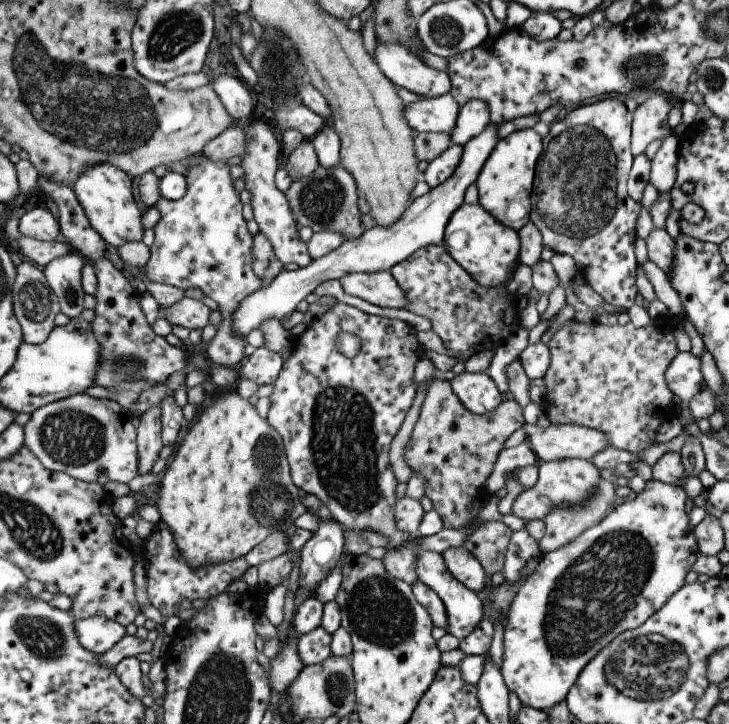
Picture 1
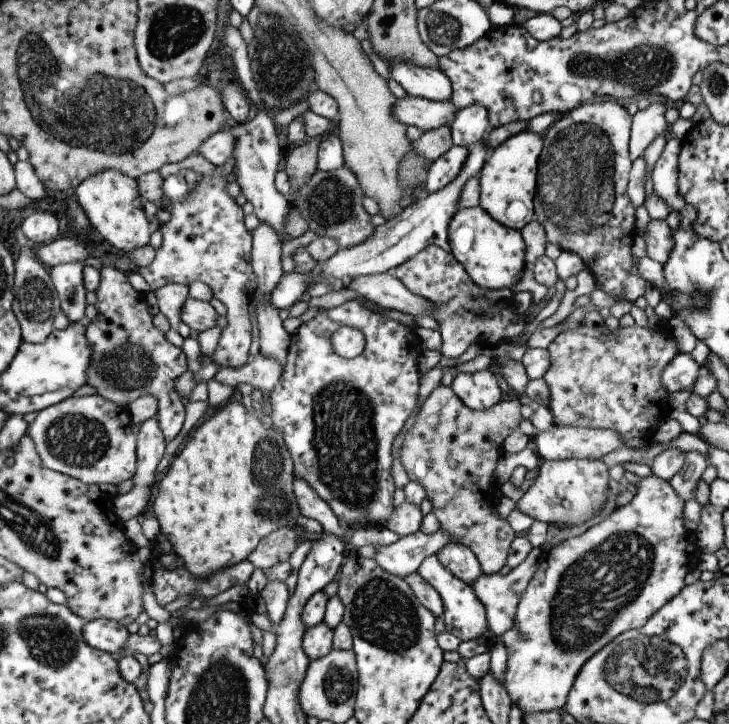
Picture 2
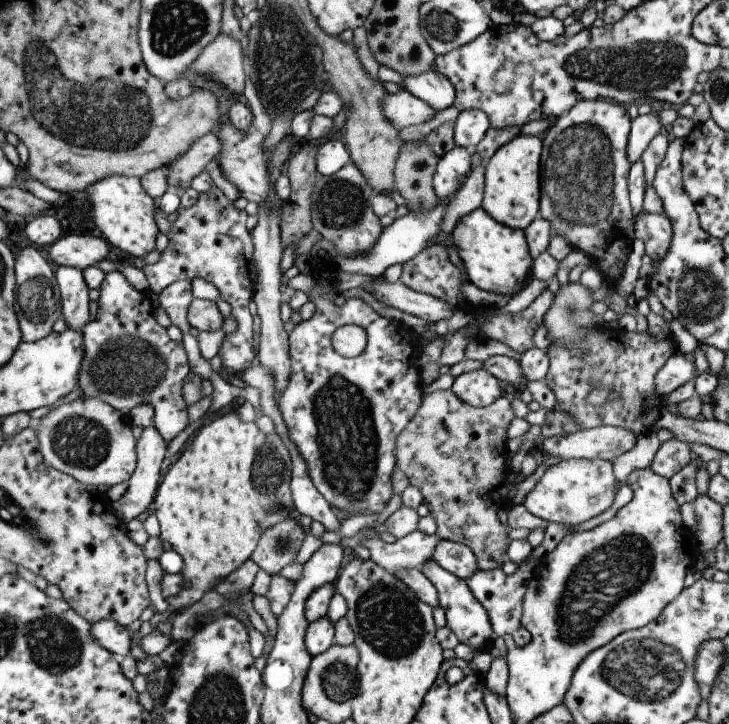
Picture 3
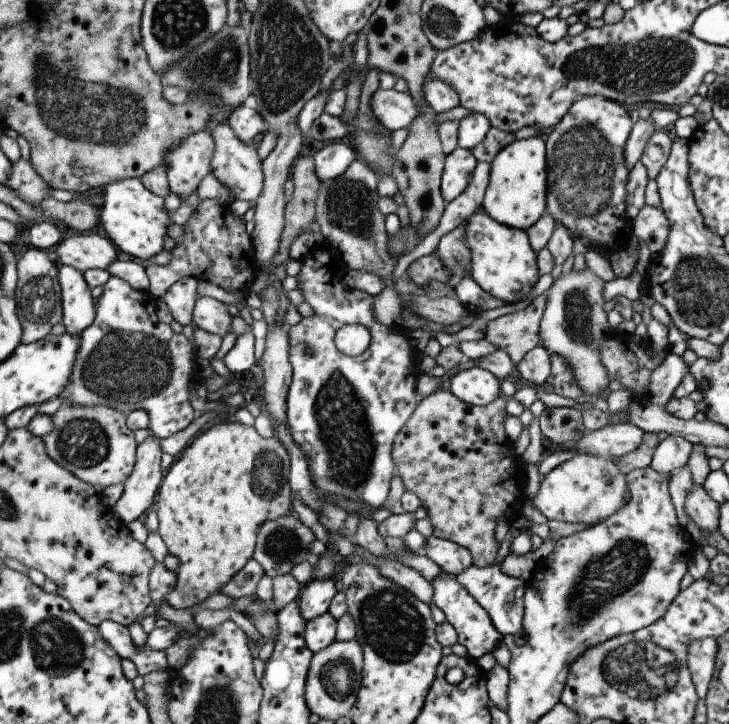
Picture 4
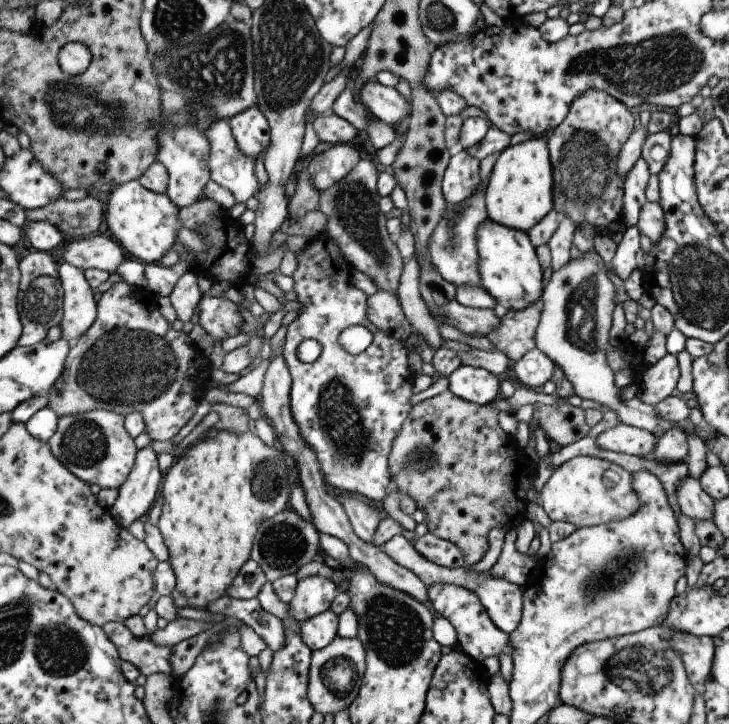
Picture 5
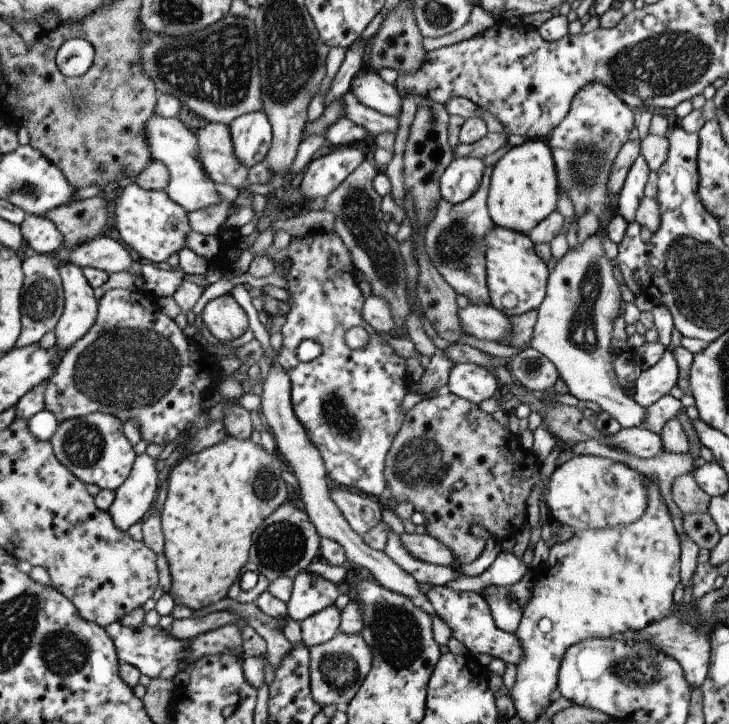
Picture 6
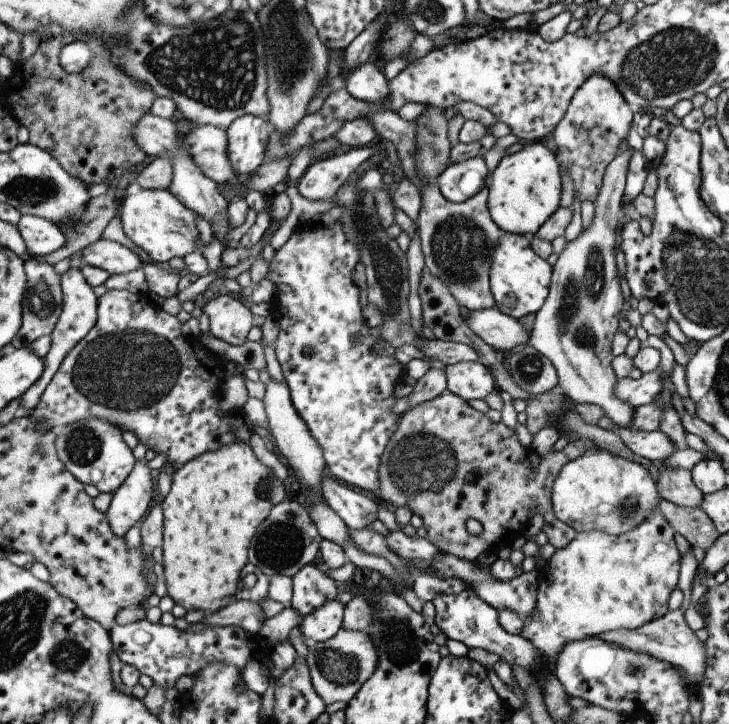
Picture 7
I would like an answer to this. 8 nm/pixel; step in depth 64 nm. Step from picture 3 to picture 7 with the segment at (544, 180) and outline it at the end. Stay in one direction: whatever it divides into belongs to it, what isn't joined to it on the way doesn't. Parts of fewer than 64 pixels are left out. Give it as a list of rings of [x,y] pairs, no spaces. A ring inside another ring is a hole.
[[[591,74],[576,88],[552,135],[558,145],[557,160],[560,166],[565,164],[570,168],[575,195],[578,194],[582,202],[586,199],[595,202],[603,174],[614,160],[620,142],[629,134],[634,110],[610,77],[603,74]]]

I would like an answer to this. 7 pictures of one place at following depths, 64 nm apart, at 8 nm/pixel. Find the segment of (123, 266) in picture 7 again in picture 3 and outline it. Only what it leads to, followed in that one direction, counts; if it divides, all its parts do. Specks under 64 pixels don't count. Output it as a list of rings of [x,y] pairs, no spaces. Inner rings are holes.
[[[70,235],[66,238],[59,238],[48,252],[50,260],[56,266],[66,265],[83,271],[88,267],[96,267],[99,261],[106,260],[110,252],[107,243],[102,236]]]

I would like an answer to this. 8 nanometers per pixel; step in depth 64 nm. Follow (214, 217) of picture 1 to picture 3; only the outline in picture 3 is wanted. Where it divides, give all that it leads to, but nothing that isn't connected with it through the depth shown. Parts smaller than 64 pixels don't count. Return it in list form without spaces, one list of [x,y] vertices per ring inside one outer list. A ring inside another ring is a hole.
[[[214,186],[210,192],[200,194],[196,204],[189,208],[180,206],[180,215],[172,225],[169,246],[155,264],[141,267],[149,282],[149,291],[159,295],[170,283],[205,278],[220,291],[222,300],[232,306],[232,317],[238,322],[236,332],[225,335],[219,350],[223,366],[232,374],[244,372],[256,362],[254,349],[254,330],[252,314],[248,304],[253,299],[257,283],[257,272],[254,266],[253,242],[251,231],[246,229],[246,211],[234,207],[224,192]]]

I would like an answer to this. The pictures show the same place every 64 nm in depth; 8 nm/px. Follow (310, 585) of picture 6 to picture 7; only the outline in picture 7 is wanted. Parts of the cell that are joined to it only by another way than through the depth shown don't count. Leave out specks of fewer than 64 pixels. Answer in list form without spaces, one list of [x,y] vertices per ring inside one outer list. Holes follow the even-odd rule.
[[[313,563],[303,566],[293,576],[293,597],[291,608],[302,616],[308,616],[320,605],[338,596],[336,582],[325,572],[324,568],[318,568]]]

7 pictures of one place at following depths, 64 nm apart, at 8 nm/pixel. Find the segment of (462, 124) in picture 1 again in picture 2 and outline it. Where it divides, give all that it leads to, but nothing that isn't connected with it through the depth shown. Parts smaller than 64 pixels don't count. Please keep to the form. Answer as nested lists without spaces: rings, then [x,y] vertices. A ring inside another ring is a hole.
[[[473,104],[456,112],[450,124],[453,144],[471,149],[490,131],[489,114],[481,104]]]

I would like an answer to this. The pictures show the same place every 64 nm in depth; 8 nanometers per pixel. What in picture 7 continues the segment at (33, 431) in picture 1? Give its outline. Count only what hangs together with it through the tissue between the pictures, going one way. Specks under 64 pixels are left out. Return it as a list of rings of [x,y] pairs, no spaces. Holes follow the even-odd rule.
[[[86,418],[68,423],[57,432],[55,447],[58,458],[82,484],[94,484],[100,493],[112,494],[133,471],[136,460],[132,449],[124,442],[123,430],[116,425],[102,419]]]

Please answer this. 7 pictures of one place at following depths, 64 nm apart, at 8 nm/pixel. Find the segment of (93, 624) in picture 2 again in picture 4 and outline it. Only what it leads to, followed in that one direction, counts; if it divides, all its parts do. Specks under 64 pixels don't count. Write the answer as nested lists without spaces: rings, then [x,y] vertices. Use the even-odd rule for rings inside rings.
[[[102,621],[98,626],[102,638],[108,642],[121,659],[130,659],[141,675],[154,671],[170,671],[166,661],[166,652],[152,650],[146,644],[137,649],[133,642],[129,628],[114,621]]]

